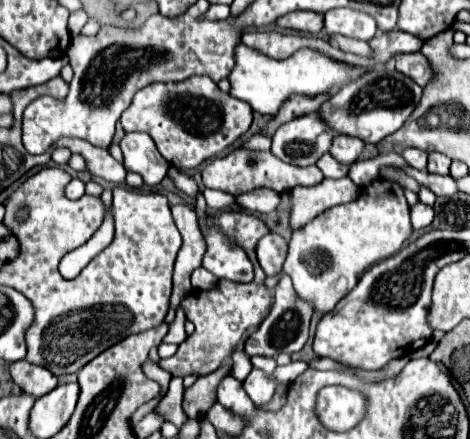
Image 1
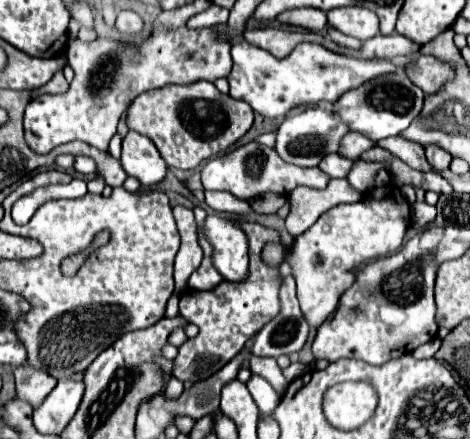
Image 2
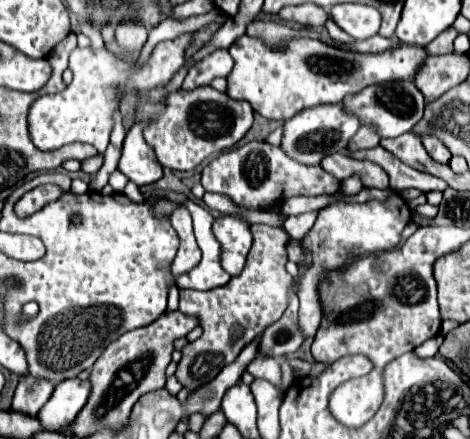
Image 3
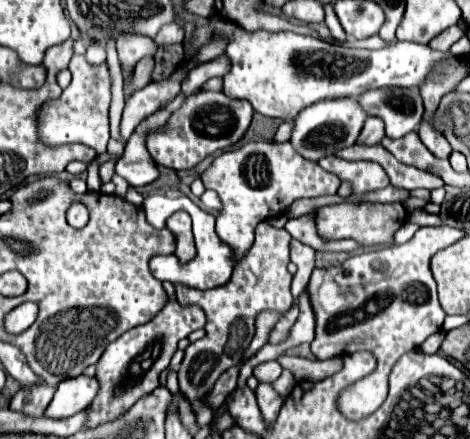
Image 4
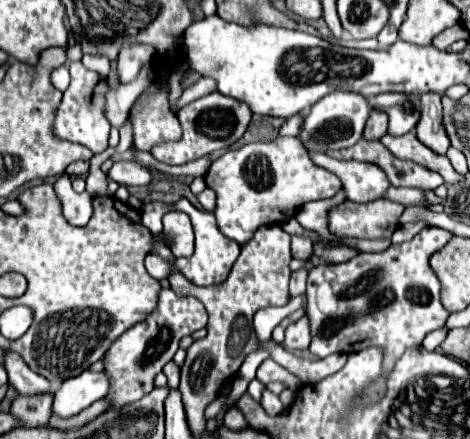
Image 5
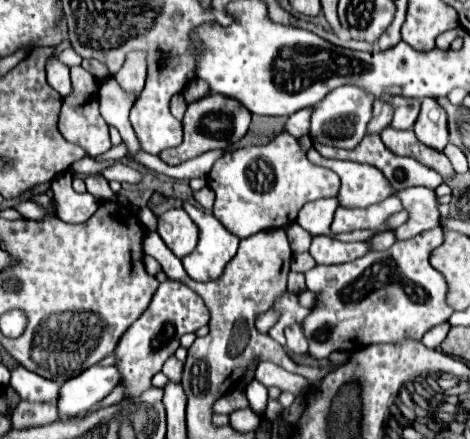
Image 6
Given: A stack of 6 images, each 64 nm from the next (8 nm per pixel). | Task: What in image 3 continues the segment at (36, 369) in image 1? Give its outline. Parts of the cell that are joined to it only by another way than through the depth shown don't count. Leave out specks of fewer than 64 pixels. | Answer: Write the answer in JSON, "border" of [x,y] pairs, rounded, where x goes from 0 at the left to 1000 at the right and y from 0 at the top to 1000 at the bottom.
{"border":[[[51,856],[38,870],[38,884],[26,911],[26,934],[60,948],[77,948],[85,929],[106,911],[111,893],[115,893],[115,879],[102,866]]]}

